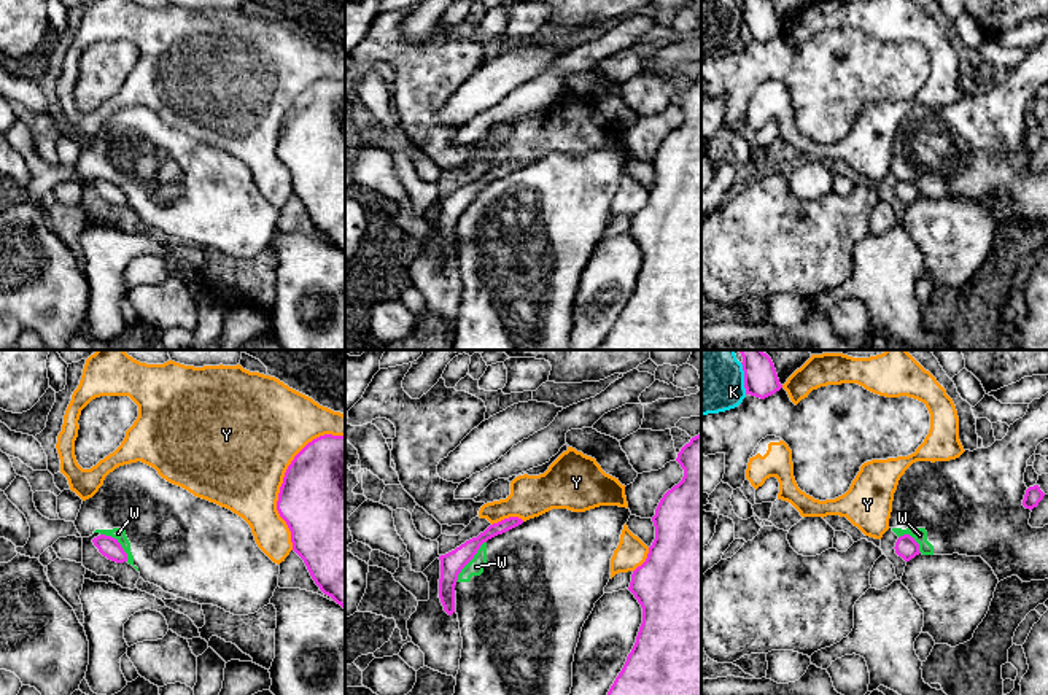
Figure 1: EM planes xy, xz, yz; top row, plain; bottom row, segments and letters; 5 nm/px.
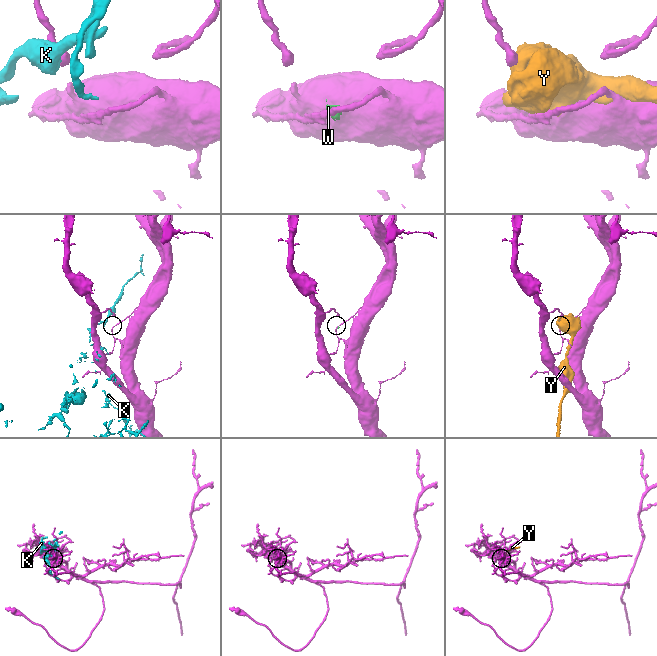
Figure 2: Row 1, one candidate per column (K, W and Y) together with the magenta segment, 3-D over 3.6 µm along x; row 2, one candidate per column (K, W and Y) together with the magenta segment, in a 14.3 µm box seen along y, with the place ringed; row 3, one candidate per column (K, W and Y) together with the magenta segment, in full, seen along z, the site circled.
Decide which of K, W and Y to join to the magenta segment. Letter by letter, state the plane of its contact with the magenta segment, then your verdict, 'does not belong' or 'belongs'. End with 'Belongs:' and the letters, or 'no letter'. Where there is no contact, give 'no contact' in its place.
K: contact in yz; does not belong
W: contact in xz; does not belong
Y: contact in xy; does not belong
Belongs: no letter

